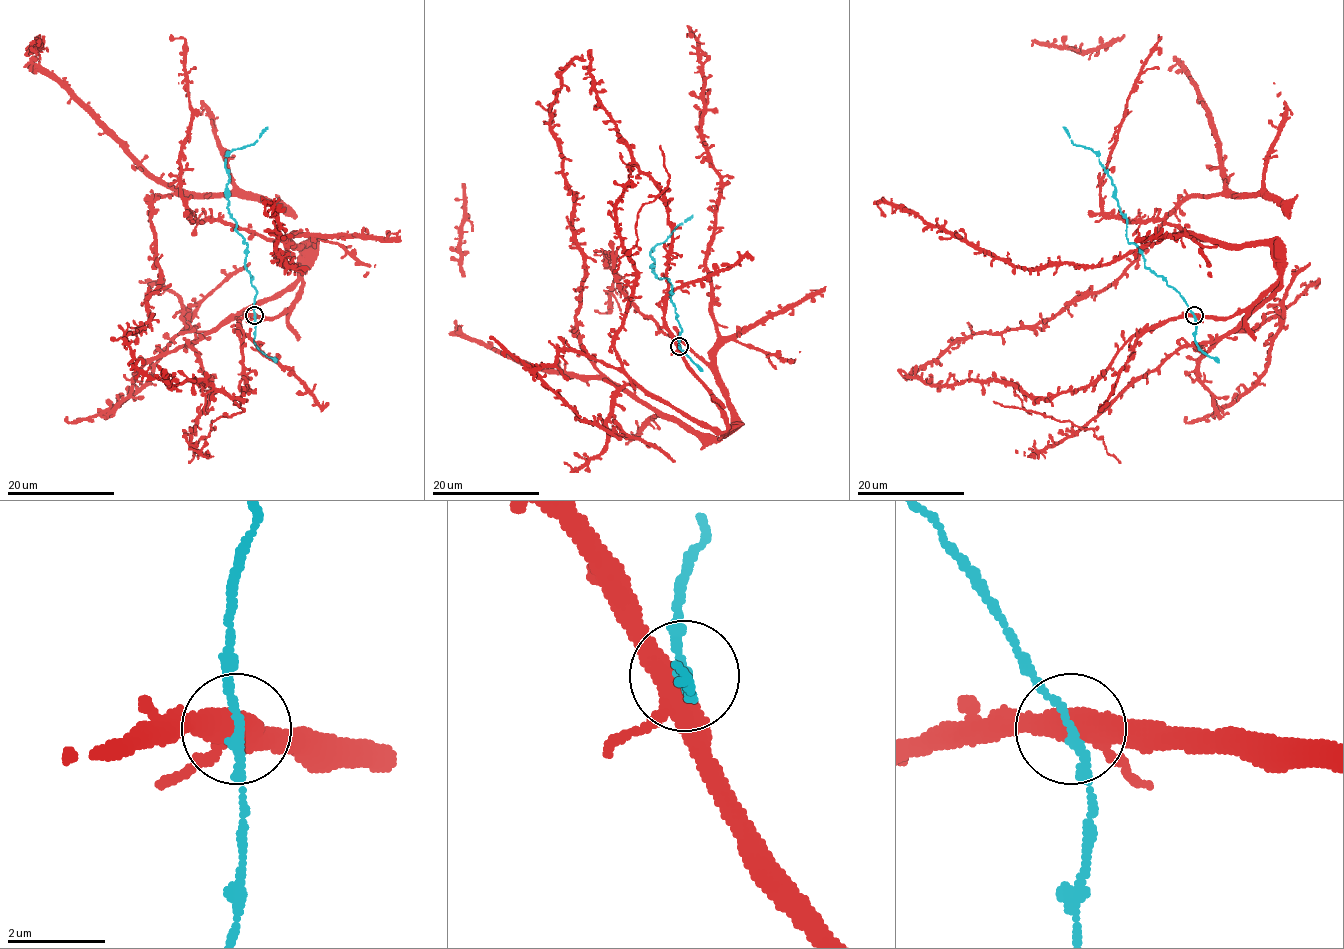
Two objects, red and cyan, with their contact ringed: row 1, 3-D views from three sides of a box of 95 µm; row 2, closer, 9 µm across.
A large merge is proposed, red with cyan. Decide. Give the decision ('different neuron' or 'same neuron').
same neuron

